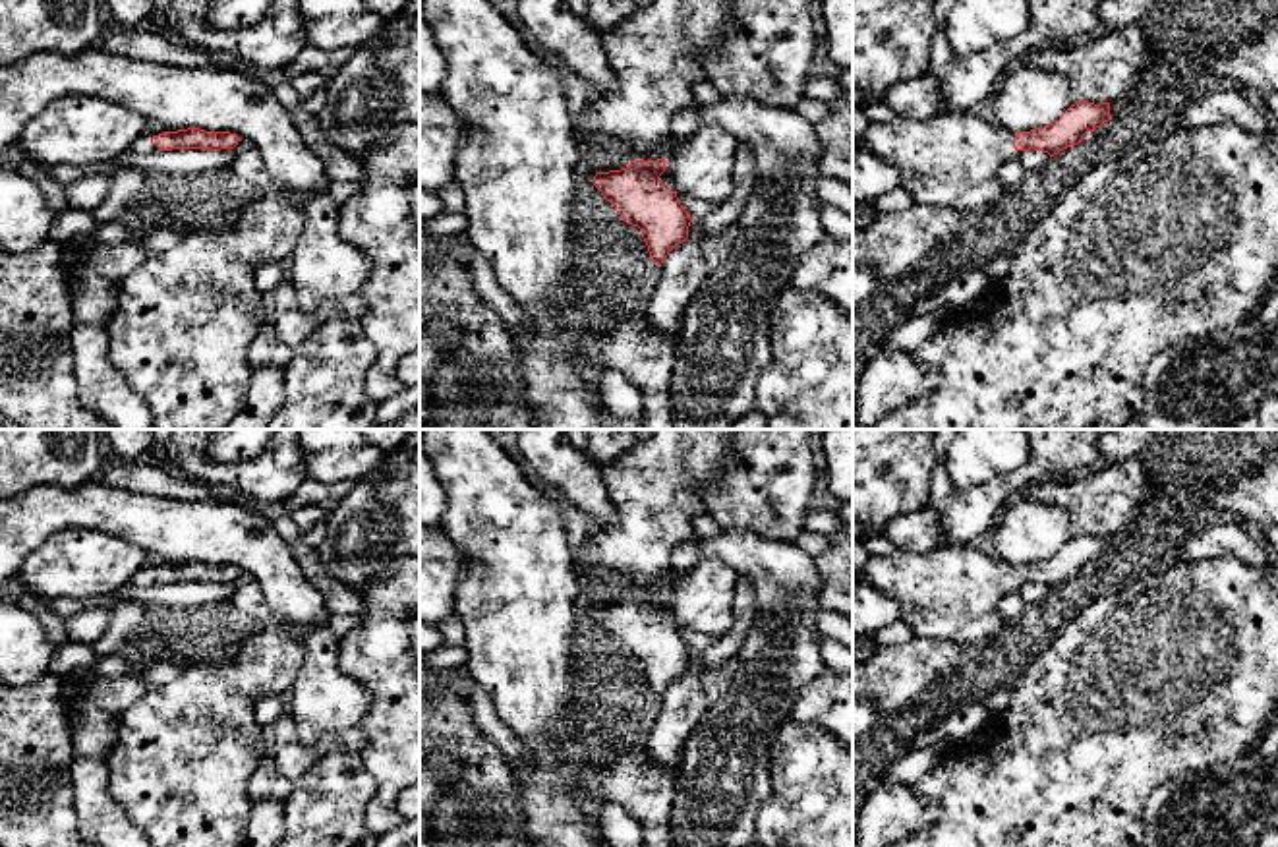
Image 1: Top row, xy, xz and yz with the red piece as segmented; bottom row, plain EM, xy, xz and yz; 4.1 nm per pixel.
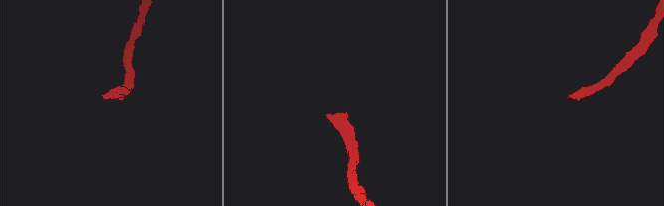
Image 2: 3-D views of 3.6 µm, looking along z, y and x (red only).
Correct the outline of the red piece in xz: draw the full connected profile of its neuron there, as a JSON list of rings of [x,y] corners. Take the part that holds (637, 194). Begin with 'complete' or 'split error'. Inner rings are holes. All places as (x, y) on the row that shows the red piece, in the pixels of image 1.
split error | [[[652,0],[615,31],[601,35],[619,87],[595,93],[580,116],[576,176],[594,184],[626,224],[642,230],[650,257],[659,265],[688,238],[692,222],[677,193],[659,182],[671,120],[694,106],[694,87],[708,81],[700,56],[723,43],[731,21],[731,0]]]

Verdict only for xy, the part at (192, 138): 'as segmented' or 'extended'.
extended

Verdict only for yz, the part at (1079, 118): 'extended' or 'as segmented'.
extended

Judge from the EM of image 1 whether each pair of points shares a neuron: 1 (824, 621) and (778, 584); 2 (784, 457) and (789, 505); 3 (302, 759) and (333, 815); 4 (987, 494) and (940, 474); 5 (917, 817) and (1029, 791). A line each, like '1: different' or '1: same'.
1: different
2: same
3: different
4: same
5: different

